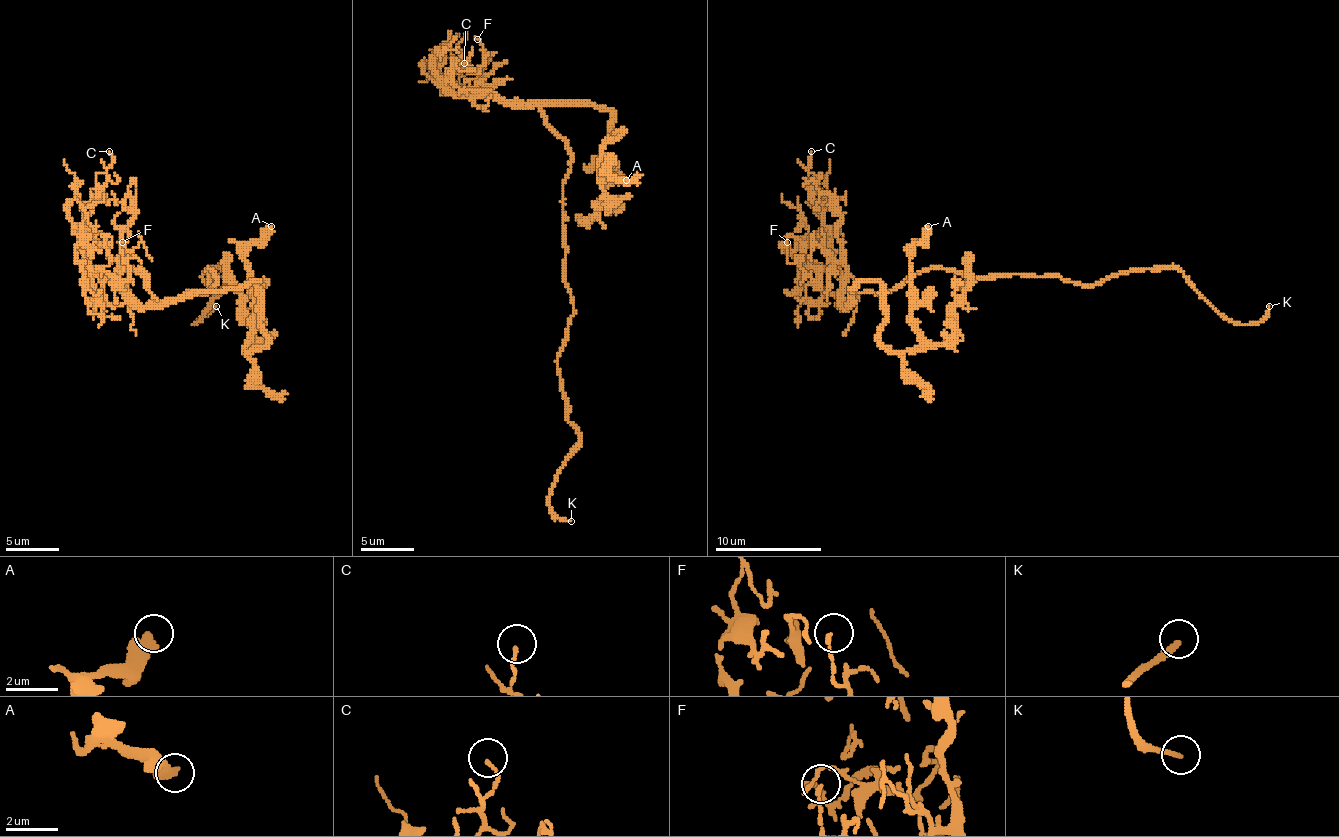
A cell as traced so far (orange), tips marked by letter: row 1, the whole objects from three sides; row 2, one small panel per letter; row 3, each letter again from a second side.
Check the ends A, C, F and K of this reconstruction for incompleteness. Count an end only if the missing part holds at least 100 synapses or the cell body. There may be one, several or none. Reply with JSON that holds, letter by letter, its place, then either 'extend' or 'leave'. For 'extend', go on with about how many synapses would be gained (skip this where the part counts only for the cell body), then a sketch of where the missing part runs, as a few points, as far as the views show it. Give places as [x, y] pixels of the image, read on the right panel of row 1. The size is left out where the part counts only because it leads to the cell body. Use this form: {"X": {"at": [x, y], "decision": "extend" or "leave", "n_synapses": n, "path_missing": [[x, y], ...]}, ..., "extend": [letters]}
{"A": {"at": [928, 226], "decision": "leave"}, "C": {"at": [811, 151], "decision": "leave"}, "F": {"at": [787, 242], "decision": "leave"}, "K": {"at": [1269, 306], "decision": "extend", "path_missing": [[1269, 306], [1266, 287], [1245, 300], [1255, 308], [1290, 303]]}, "extend": ["K"]}

